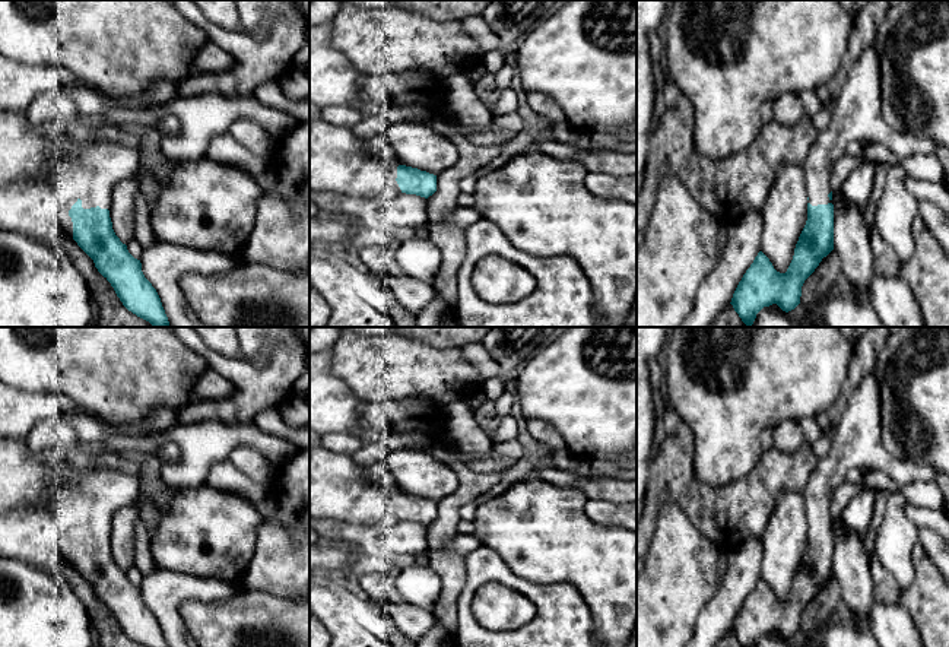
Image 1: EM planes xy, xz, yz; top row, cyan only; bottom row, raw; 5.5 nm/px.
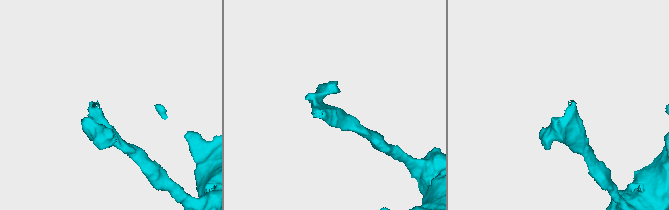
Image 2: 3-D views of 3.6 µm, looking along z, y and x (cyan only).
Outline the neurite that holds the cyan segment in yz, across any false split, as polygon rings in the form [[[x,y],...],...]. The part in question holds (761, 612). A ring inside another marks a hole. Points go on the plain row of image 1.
[[[869,372],[850,396],[842,416],[834,431],[831,431],[831,448],[819,459],[816,469],[809,476],[804,494],[807,516],[807,548],[794,575],[793,587],[785,600],[774,596],[769,586],[759,578],[750,594],[739,609],[731,632],[742,647],[755,647],[756,641],[772,631],[788,640],[800,631],[802,613],[815,599],[823,584],[834,577],[834,532],[831,518],[831,498],[834,491],[845,482],[851,467],[866,467],[886,473],[898,485],[934,481],[937,472],[926,464],[904,462],[894,457],[882,443],[882,397],[877,378]]]

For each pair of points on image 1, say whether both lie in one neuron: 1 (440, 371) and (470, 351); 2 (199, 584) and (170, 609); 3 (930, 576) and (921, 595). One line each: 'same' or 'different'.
1: different
2: same
3: same

